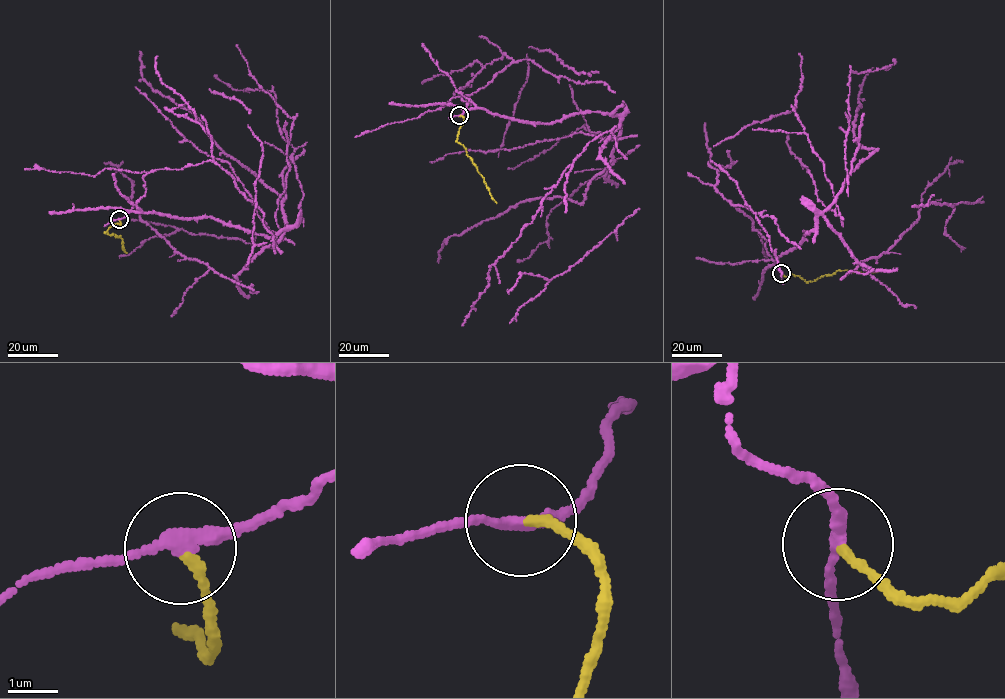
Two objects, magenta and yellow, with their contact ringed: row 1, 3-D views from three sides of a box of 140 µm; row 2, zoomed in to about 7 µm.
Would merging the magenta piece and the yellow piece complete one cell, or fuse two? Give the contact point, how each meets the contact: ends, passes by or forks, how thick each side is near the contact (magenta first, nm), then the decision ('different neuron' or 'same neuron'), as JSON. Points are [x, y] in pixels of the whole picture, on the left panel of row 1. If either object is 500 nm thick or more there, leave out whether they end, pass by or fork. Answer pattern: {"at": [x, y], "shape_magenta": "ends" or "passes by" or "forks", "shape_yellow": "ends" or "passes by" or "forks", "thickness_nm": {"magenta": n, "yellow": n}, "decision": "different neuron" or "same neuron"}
{"at": [119, 219], "shape_magenta": "passes by", "shape_yellow": "ends", "thickness_nm": {"magenta": 240, "yellow": 190}, "decision": "different neuron"}

